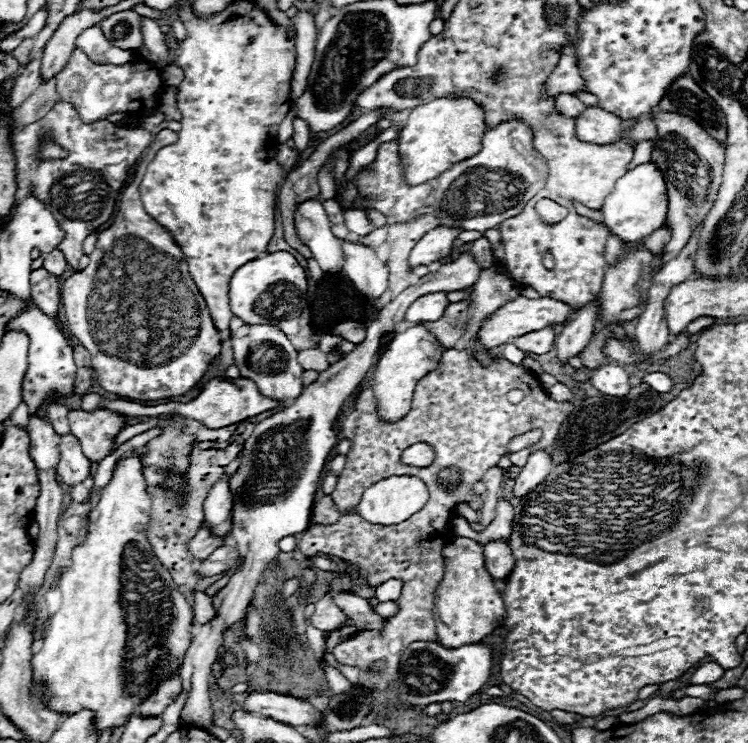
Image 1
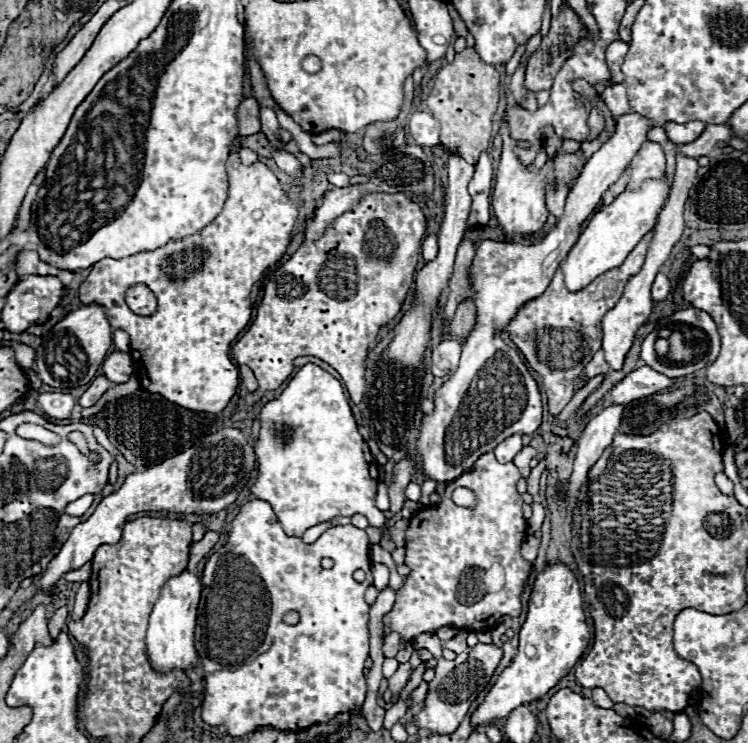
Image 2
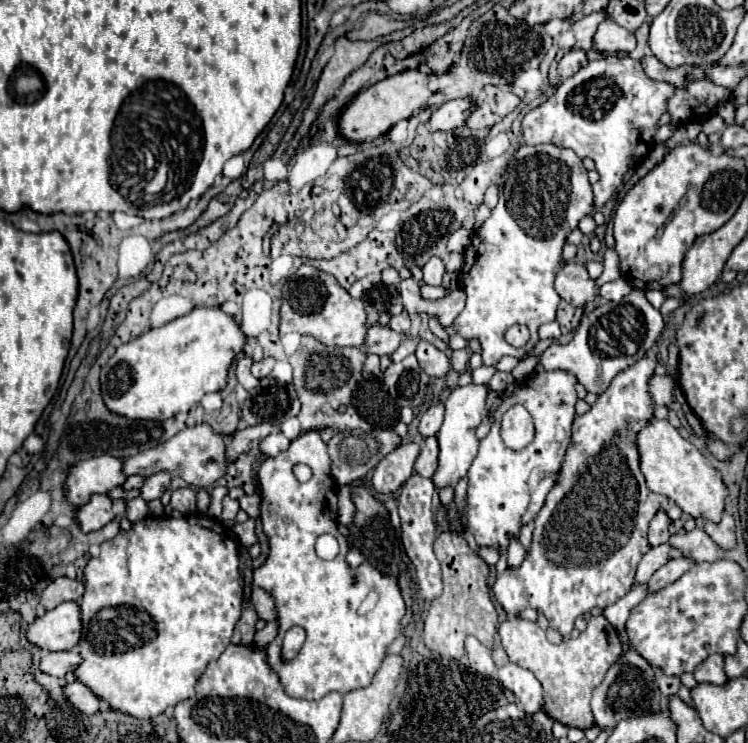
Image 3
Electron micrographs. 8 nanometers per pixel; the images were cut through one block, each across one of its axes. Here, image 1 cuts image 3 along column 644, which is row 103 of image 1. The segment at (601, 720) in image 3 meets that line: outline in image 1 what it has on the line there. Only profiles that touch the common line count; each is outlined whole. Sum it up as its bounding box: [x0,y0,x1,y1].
[658,76,726,144]

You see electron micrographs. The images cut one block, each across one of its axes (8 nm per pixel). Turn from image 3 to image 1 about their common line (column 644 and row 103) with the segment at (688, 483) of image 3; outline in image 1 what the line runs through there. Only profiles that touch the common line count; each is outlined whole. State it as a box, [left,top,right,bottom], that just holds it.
[398,98,486,186]

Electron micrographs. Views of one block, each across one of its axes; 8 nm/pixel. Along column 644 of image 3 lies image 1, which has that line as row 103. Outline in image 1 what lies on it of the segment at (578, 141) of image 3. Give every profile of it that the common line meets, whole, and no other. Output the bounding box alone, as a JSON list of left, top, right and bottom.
[56,50,164,124]

